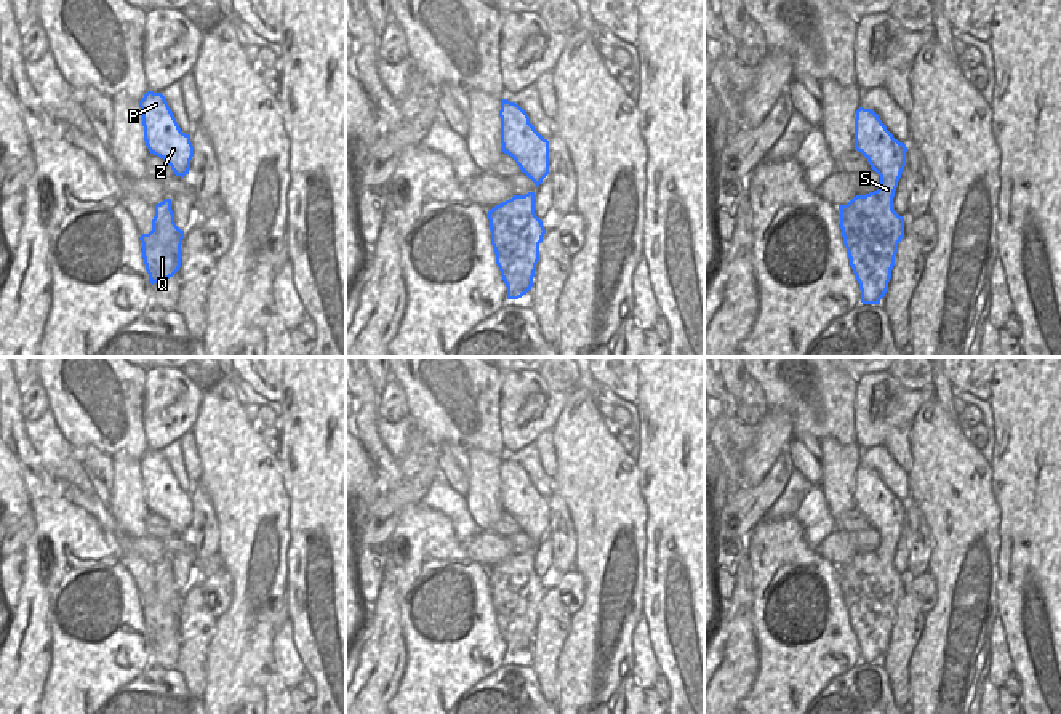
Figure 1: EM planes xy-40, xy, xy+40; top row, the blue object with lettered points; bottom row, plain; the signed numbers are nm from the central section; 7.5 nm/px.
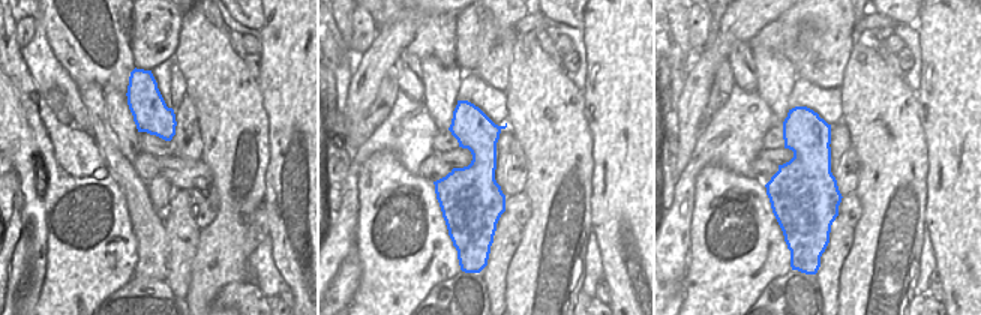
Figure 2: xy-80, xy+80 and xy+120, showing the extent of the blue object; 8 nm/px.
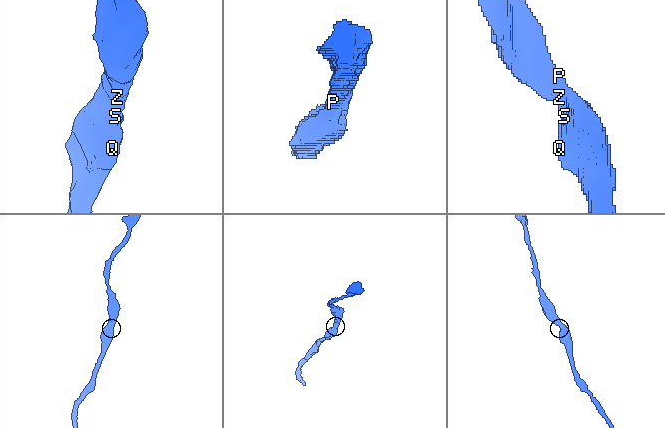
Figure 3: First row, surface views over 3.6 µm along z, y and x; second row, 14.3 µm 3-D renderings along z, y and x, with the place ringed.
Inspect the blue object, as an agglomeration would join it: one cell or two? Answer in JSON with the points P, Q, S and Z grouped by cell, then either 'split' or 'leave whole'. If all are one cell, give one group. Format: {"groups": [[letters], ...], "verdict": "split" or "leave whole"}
{"groups": [["P", "Q", "S", "Z"]], "verdict": "leave whole"}

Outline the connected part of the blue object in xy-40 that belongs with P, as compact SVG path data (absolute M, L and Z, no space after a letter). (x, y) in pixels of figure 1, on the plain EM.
M149 448L139 466L149 511L163 517L176 535L189 533L194 515L190 493L181 490L165 455Z

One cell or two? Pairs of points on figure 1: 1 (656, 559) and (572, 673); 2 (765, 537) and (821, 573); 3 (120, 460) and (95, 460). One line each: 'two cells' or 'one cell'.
1: two cells
2: one cell
3: two cells

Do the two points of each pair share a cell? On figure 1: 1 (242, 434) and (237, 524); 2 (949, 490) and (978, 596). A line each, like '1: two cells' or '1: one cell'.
1: one cell
2: one cell

